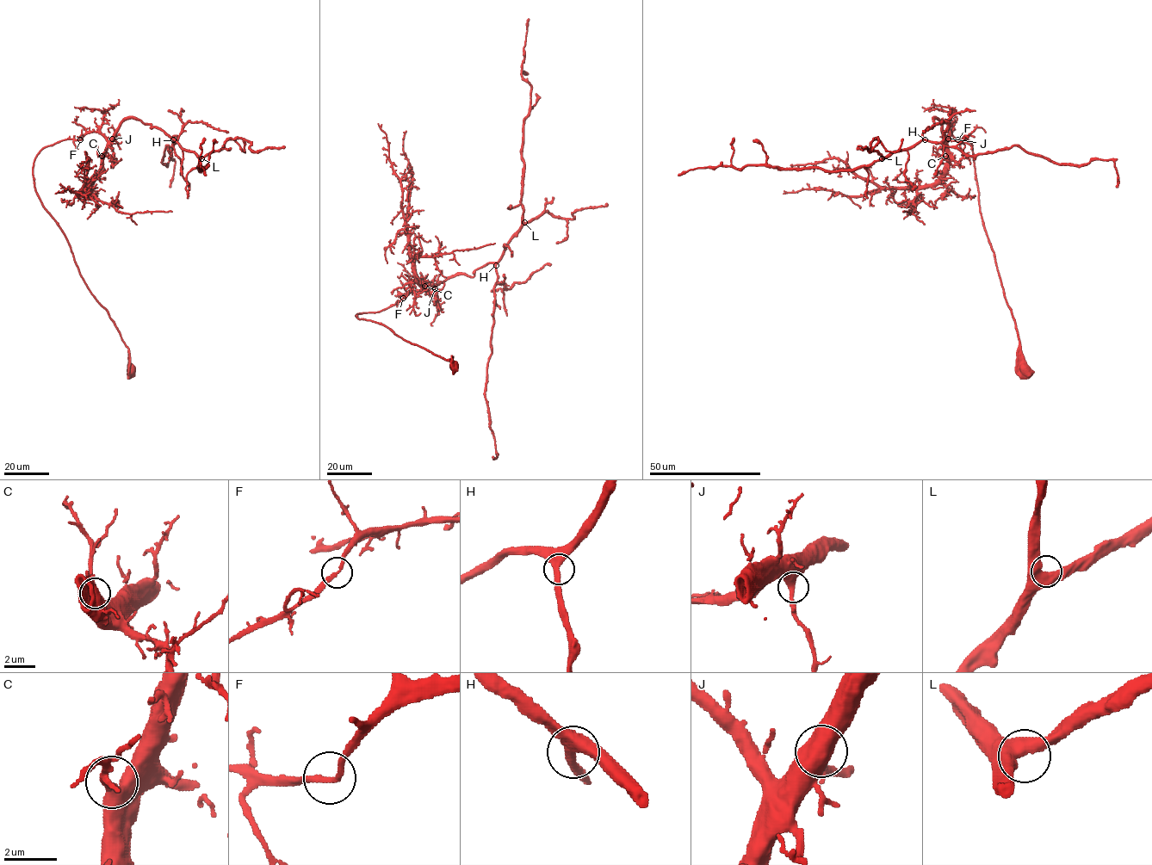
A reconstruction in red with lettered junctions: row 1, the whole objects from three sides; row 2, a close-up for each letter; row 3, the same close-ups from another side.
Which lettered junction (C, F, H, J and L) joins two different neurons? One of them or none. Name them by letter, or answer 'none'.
none

